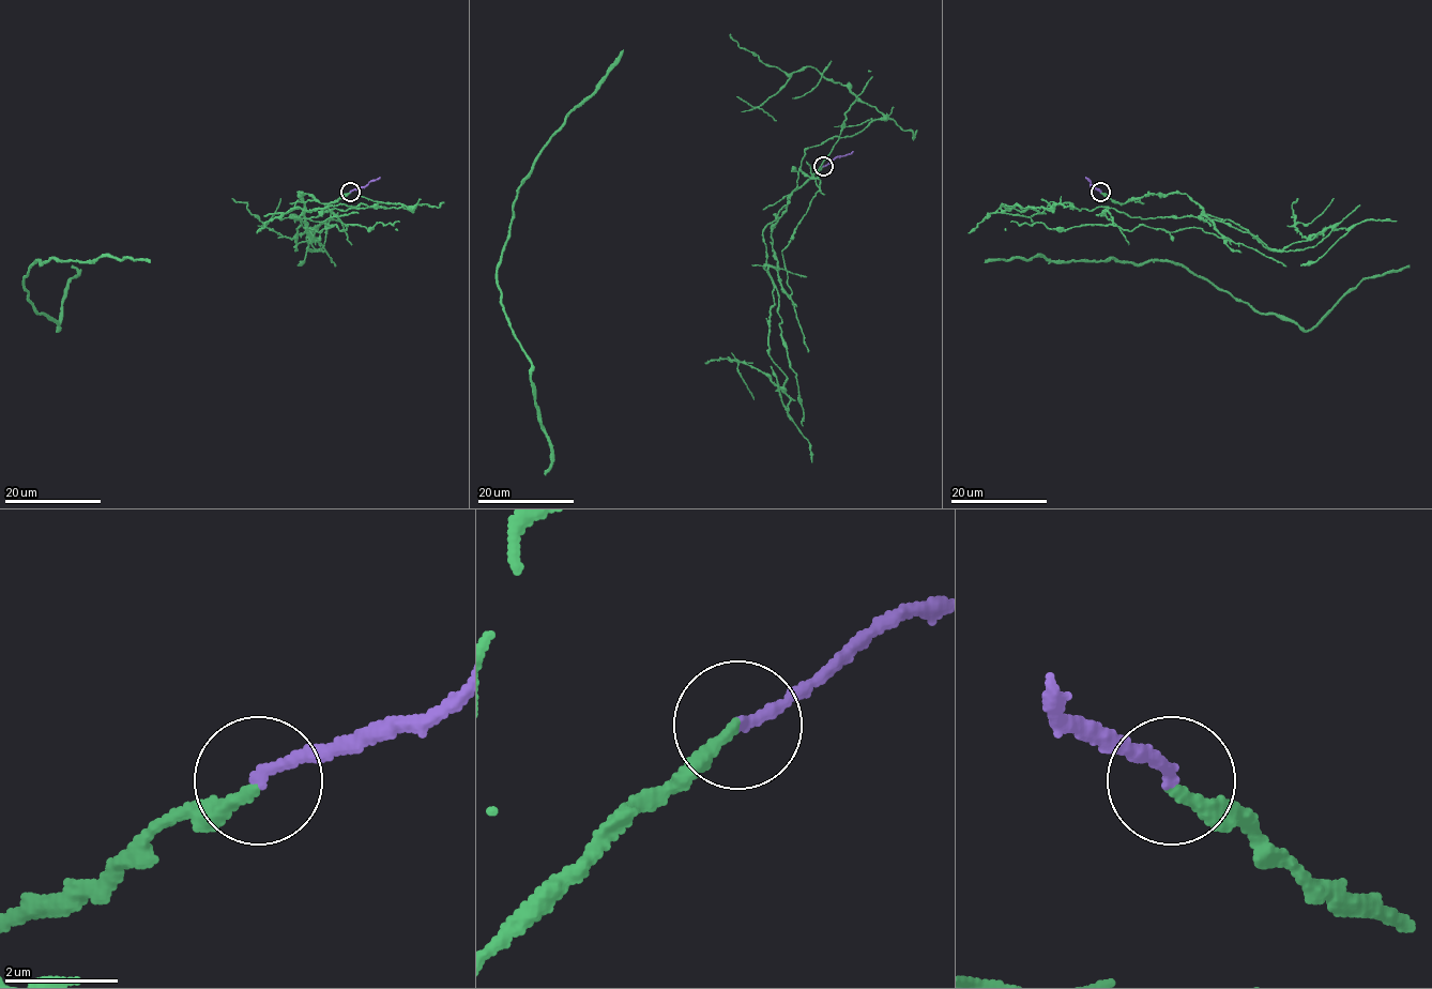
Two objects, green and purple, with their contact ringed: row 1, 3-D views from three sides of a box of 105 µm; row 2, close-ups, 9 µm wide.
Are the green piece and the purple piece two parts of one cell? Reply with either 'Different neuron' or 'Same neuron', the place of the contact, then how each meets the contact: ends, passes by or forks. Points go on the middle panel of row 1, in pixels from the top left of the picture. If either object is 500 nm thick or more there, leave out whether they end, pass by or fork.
Different neuron. Place: (823, 166). At the ring green ends. At the ring purple ends

